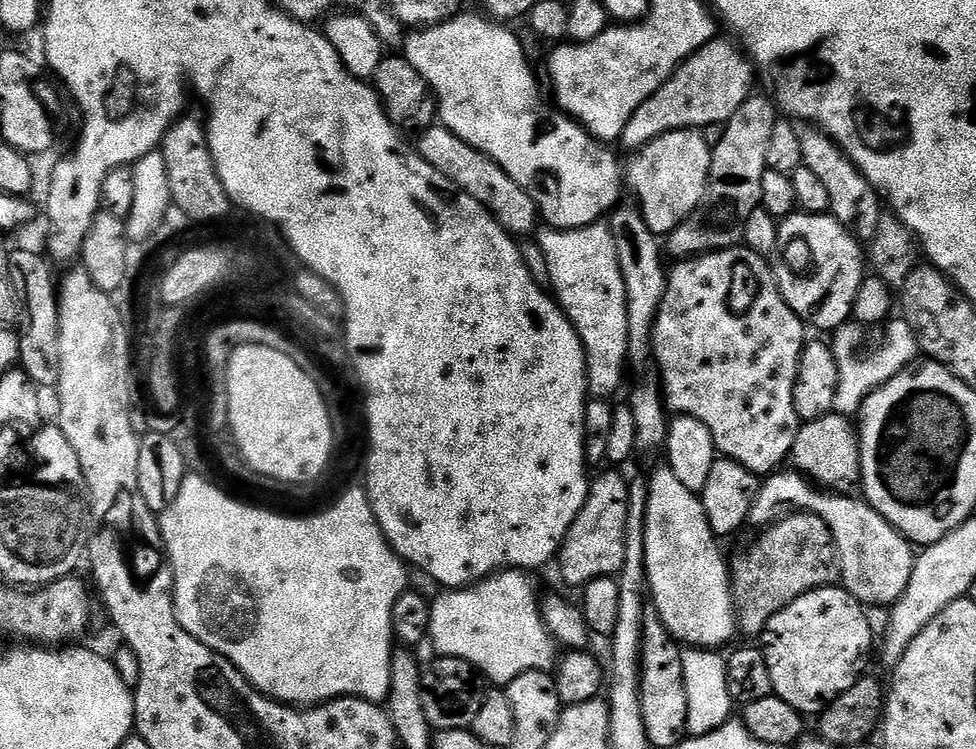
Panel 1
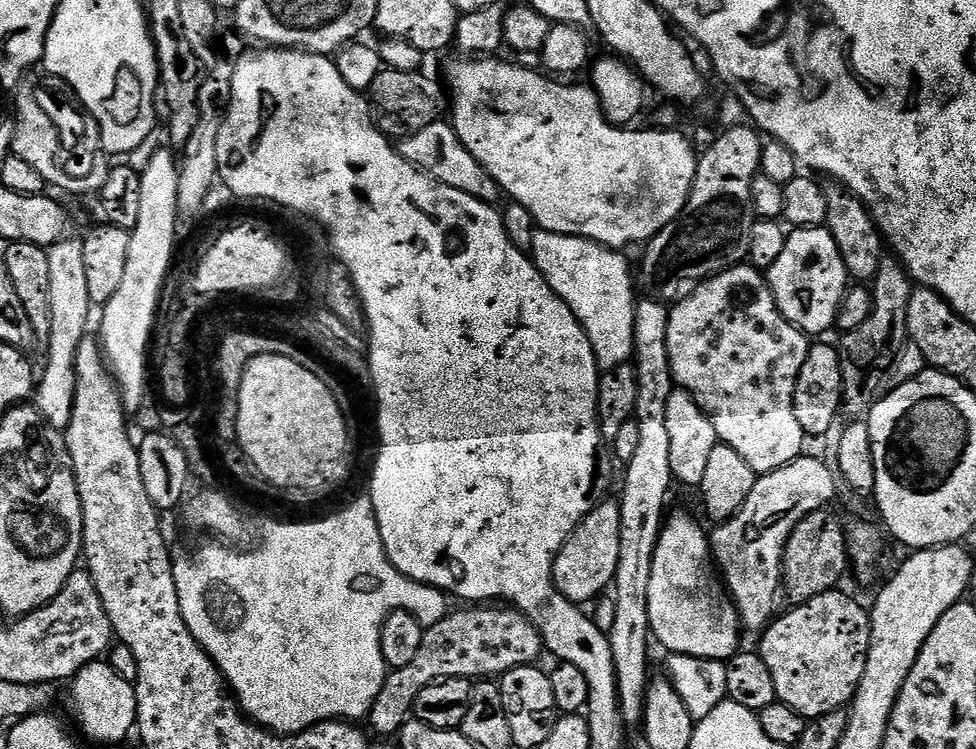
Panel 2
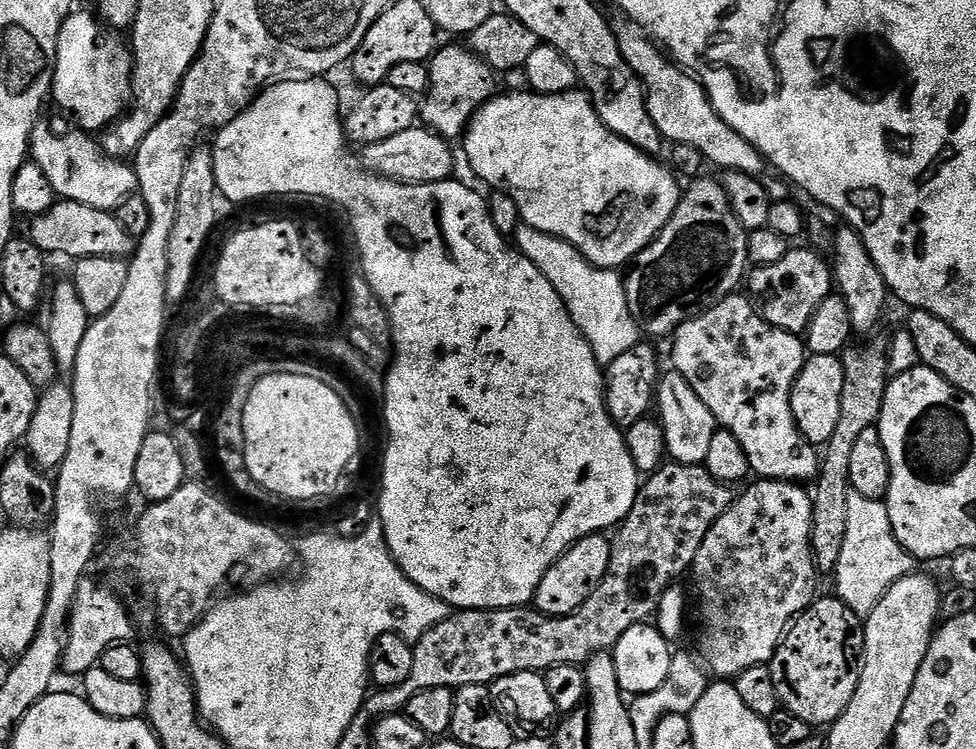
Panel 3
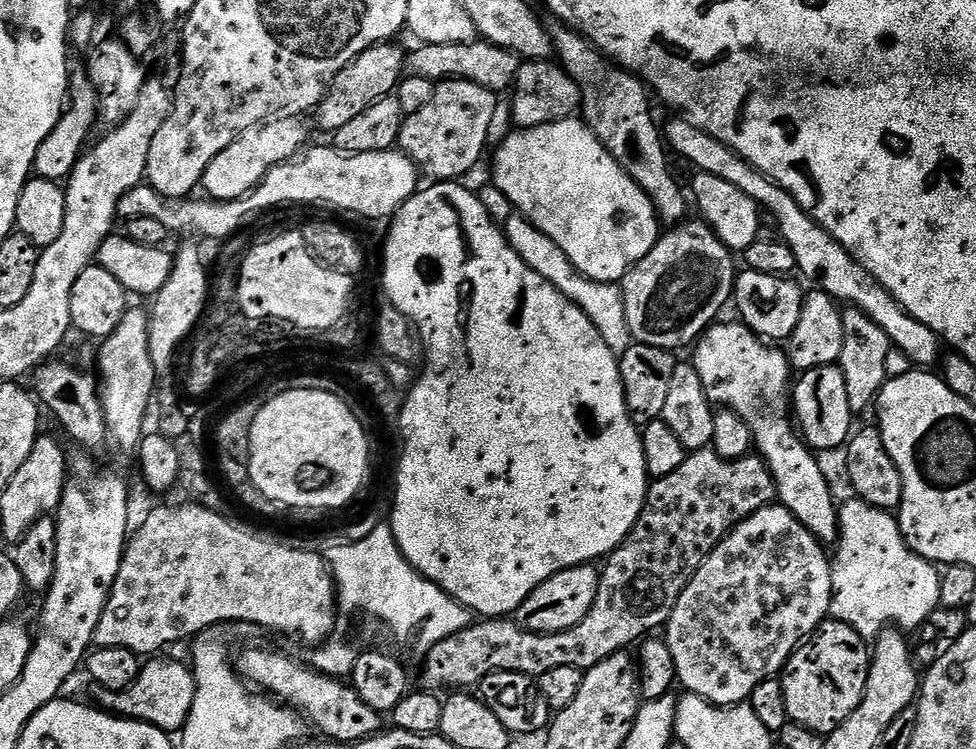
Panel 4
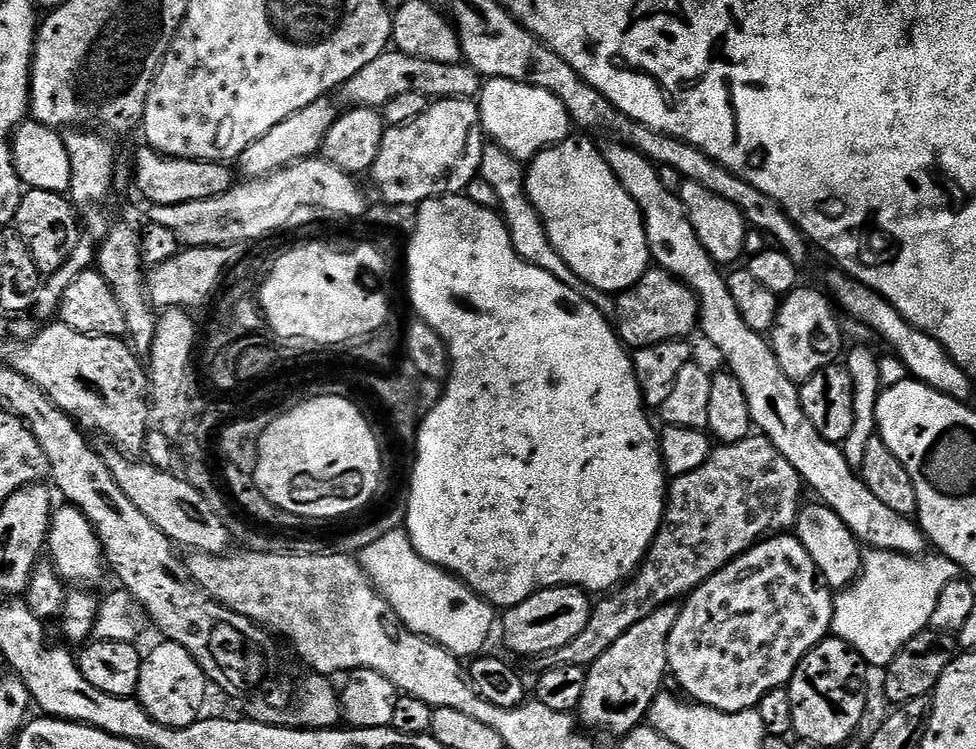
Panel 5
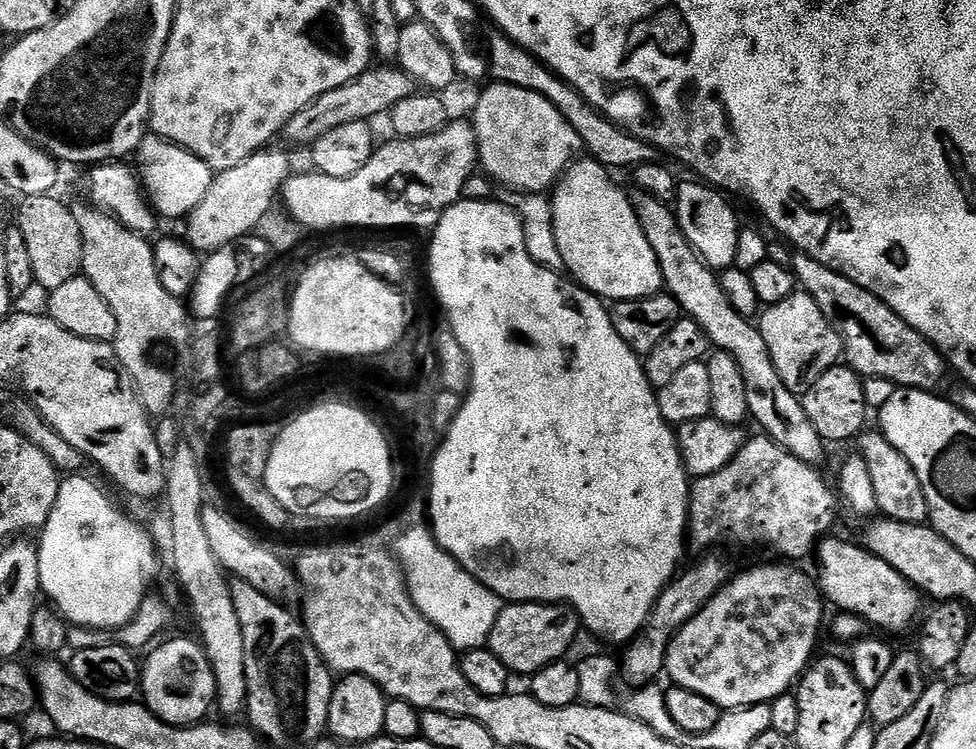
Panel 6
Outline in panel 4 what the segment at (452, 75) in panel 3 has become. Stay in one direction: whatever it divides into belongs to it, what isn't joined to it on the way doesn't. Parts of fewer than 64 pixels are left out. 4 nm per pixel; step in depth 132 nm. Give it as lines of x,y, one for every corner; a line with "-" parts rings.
445,78
436,84
434,98
422,110
405,115
399,151
417,164
425,177
436,182
456,182
484,156
488,131
496,120
497,93
469,80

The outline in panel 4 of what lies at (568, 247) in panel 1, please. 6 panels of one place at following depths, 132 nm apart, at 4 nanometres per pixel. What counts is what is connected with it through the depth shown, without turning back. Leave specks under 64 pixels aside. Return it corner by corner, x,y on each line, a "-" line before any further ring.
513,214
507,224
503,225
502,231
504,237
510,242
510,246
522,258
522,262
530,266
530,270
542,274
546,282
550,282
563,296
573,300
586,314
586,318
590,318
590,322
598,326
598,334
602,334
606,346
610,346
612,352
617,354
624,352
634,343
630,326
626,326
624,295
616,284
603,284
586,278
572,265
570,258
566,258
562,246
558,246
558,242
542,234
542,230
535,228
524,216

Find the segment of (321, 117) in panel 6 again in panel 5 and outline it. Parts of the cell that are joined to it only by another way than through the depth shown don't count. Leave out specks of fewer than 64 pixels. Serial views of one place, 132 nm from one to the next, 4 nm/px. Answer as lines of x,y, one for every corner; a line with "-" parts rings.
385,50
378,58
374,58
374,62
370,62
370,66
358,70
354,78
347,80
342,85
342,93
349,100
349,105
383,110
386,102
394,102
394,98
407,92
417,92
432,100
447,100
449,96
479,97
481,87
480,73
467,63
430,62
426,58
414,58
405,52

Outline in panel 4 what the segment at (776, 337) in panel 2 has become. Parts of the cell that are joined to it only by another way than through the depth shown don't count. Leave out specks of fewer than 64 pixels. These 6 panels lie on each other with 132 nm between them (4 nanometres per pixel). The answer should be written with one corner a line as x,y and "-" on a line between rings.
743,322
735,323
713,324
694,345
696,353
690,356
690,362
698,370
698,378
702,378
702,390
713,405
731,409
742,416
750,426
755,451
763,456
769,470
772,471
779,503
783,504
786,510
790,510
790,514
794,514
794,518
798,518
798,522
802,522
802,526
806,526
806,530
810,530
810,534
814,534
821,544
835,545
840,534
837,524
838,501
832,497
827,474
820,469
820,464
816,461
817,453
804,443
790,419
790,385
794,380
794,369
787,351
780,349
779,352
776,349
779,347
765,342

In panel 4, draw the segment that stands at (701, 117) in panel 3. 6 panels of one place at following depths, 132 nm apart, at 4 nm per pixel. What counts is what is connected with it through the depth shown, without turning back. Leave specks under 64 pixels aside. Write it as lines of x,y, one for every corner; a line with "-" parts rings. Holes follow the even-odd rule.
676,118
666,124
666,144
675,155
689,159
696,170
718,174
718,178
726,178
726,182
734,182
738,190
750,194
754,202
759,204
765,213
768,212
780,223
779,239
784,241
790,250
794,250
794,258
799,275
813,280
819,291
830,294
837,302
853,308
861,308
863,312
878,326
886,330
892,340
892,347
904,351
916,366
932,366
942,356
942,341
930,326
918,322
895,298
888,293
888,289
880,285
850,253
832,237
815,220
811,214
794,200
782,186
778,186
771,176
759,172
753,164
747,164
740,153
727,148
721,140
715,140
709,132
697,127
687,118
-
845,300
845,301
844,301

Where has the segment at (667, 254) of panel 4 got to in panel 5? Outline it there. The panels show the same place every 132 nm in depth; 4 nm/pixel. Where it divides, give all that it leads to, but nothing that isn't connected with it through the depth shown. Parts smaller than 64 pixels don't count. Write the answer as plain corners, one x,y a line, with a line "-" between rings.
655,266
649,267
642,279
636,283
635,288
619,293
615,297
615,301
615,319
620,320
618,335
625,345
632,350
645,348
651,344
661,344
667,340
683,340
691,337
691,332
695,333
700,323
700,299
677,276
672,276
664,269

